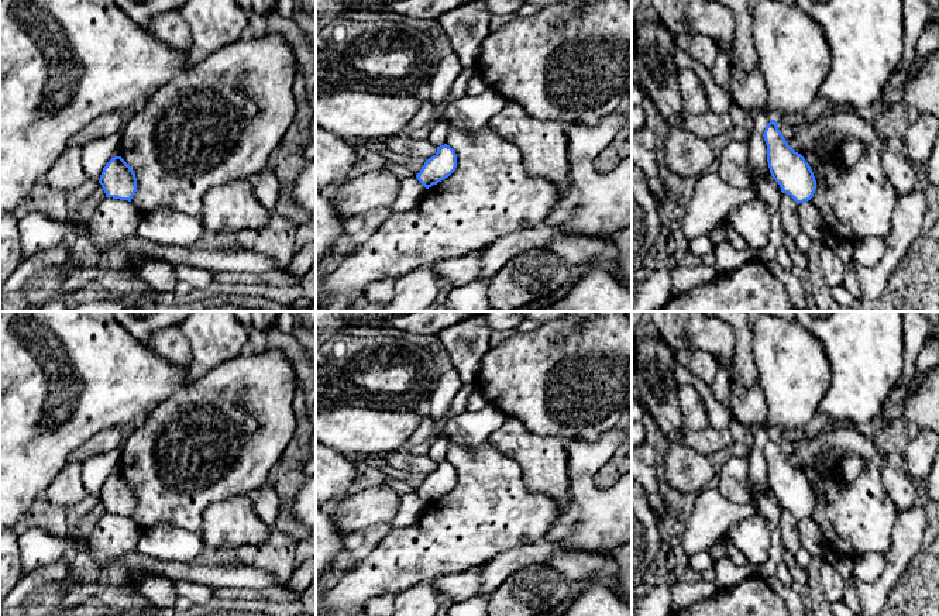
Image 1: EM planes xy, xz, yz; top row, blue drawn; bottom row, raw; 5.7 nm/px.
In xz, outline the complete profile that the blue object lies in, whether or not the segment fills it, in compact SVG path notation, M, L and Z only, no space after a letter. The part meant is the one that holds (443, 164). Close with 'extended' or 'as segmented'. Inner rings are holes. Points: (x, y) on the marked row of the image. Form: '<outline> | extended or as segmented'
M444 144L437 147L437 152L431 158L426 159L416 178L426 189L429 189L448 178L455 168L457 154L450 145Z | as segmented

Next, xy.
M114 156L106 164L99 183L106 197L131 202L137 192L135 173L121 156Z | as segmented

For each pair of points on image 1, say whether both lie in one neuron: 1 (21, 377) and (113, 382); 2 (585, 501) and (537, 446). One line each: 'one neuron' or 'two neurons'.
1: one neuron
2: two neurons

